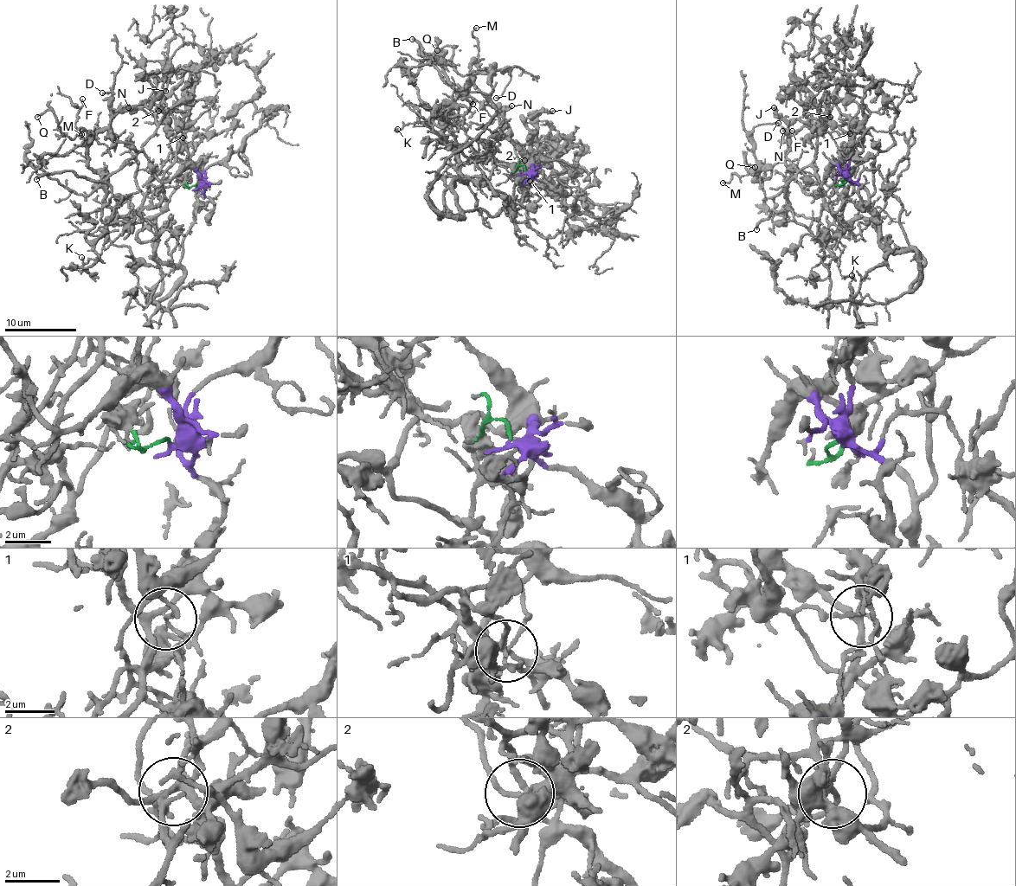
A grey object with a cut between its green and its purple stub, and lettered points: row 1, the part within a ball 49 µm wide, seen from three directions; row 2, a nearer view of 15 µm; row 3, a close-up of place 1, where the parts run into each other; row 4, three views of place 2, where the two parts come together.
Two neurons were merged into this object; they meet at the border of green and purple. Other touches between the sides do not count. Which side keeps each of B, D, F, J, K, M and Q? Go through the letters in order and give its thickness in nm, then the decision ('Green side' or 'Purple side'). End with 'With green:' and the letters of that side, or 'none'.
B: Thickness 240 nm. Purple side
D: Thickness 140 nm. Purple side
F: Thickness 130 nm. Green side
J: Thickness 320 nm. Purple side
K: Thickness 140 nm. Purple side
M: Thickness 100 nm. Purple side
Q: Thickness 120 nm. Purple side
With green: F

